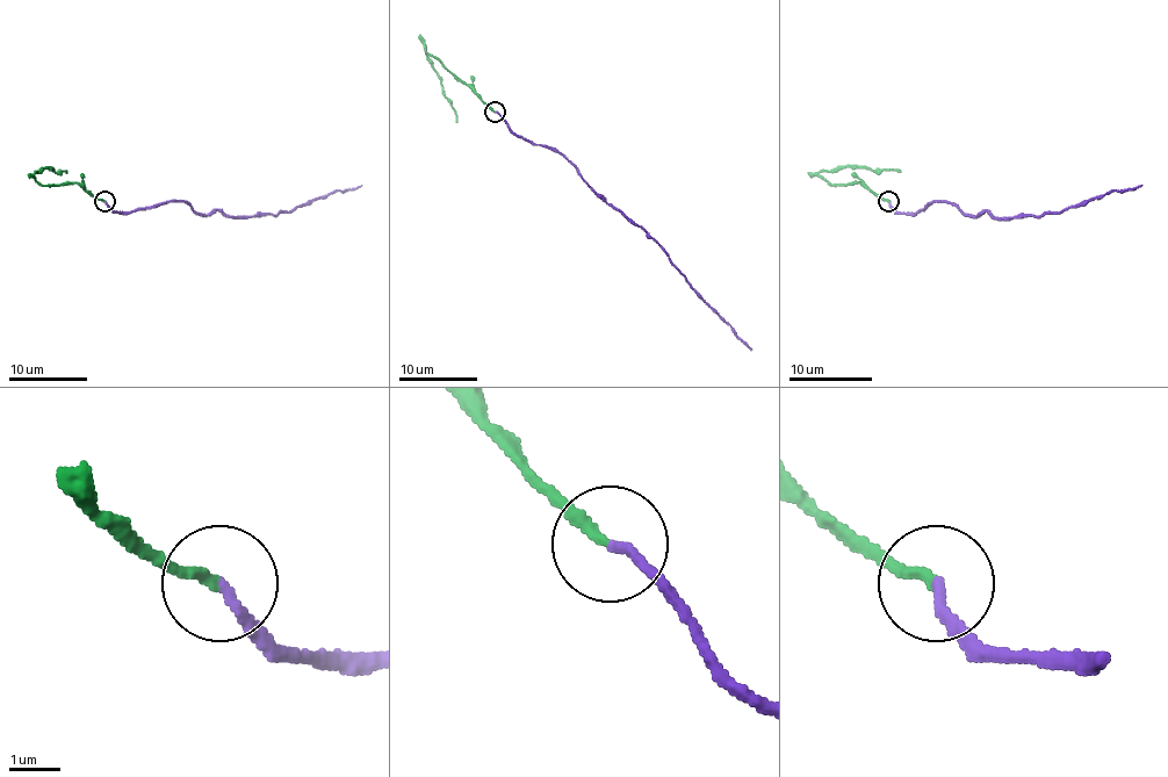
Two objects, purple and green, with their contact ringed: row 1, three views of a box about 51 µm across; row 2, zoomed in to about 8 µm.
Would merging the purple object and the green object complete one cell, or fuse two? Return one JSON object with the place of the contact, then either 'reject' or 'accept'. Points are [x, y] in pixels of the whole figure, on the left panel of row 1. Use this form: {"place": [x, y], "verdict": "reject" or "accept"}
{"place": [105, 201], "verdict": "reject"}

